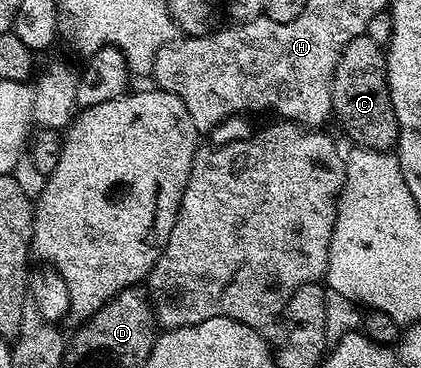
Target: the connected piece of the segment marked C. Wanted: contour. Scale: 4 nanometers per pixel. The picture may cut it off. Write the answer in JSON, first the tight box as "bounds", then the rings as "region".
{"bounds":[330,36,398,154],"region":[[[357,36],[344,46],[340,62],[336,62],[334,84],[330,87],[330,107],[333,115],[338,116],[342,128],[362,148],[371,148],[374,154],[389,152],[398,143],[398,119],[392,110],[392,98],[386,81],[386,52],[383,45],[377,44],[369,36]]]}

